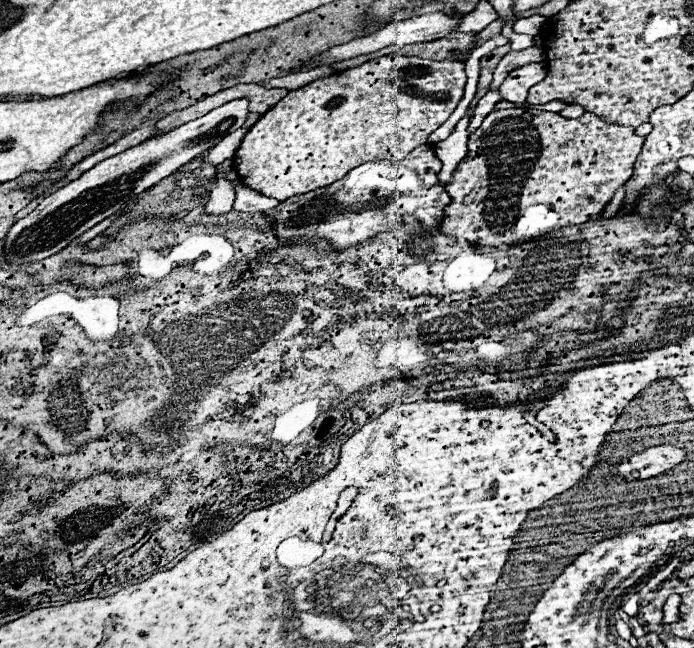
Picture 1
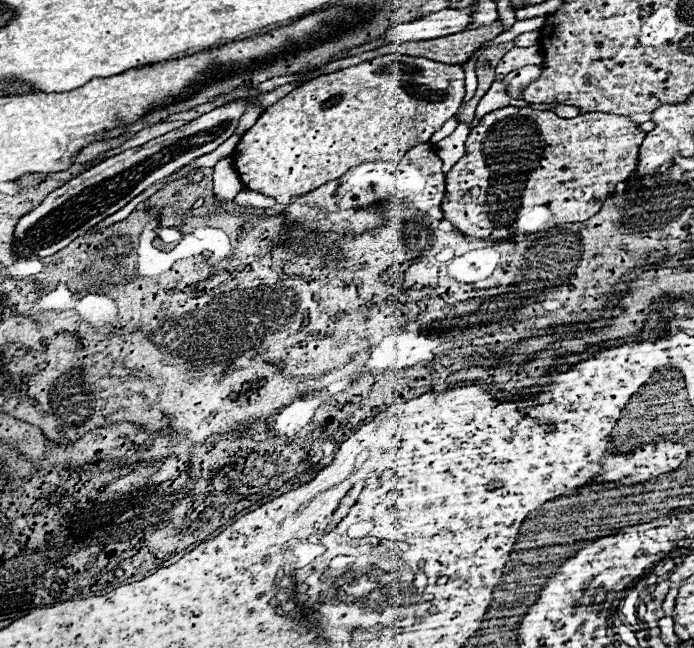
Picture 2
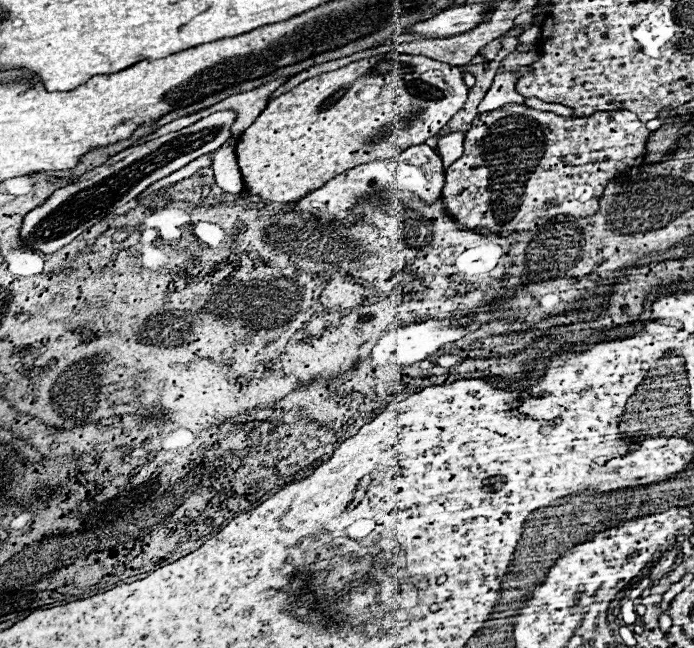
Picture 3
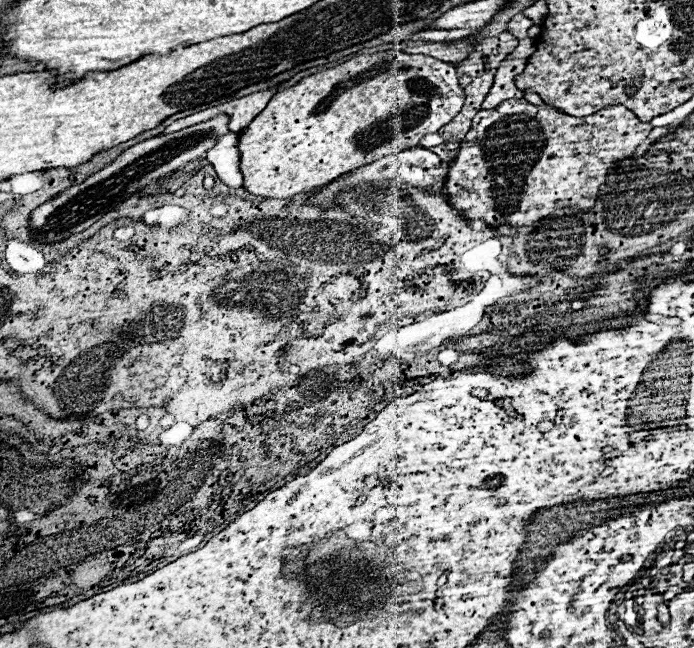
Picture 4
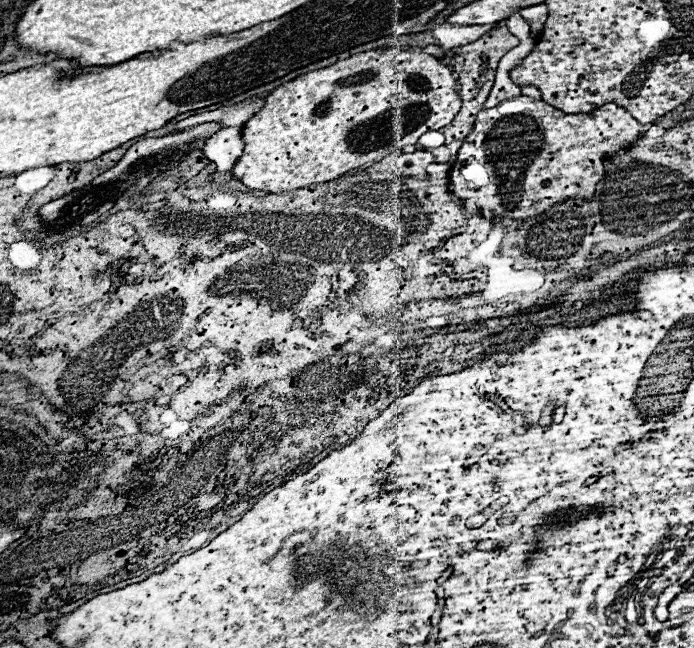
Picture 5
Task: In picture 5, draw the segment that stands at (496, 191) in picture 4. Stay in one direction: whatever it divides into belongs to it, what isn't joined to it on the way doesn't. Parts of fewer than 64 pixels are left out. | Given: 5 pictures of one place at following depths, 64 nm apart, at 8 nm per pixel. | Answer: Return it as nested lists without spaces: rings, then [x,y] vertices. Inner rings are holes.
[[[528,96],[508,98],[476,114],[474,130],[464,138],[456,164],[450,170],[452,194],[460,204],[472,202],[478,214],[488,212],[490,218],[512,218],[520,222],[544,214],[566,200],[592,200],[596,184],[604,178],[606,160],[618,150],[638,142],[650,126],[652,124],[636,122],[628,110],[612,104],[592,110],[592,114],[564,114],[544,100],[530,100]]]

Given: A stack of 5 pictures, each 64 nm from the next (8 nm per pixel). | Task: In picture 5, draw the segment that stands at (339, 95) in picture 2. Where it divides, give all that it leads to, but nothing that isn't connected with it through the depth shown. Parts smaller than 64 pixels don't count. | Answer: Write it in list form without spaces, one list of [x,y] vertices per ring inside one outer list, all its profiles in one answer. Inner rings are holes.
[[[402,48],[360,52],[278,86],[266,98],[266,106],[244,124],[244,152],[234,166],[234,174],[240,176],[242,184],[250,190],[266,194],[282,194],[306,188],[310,184],[330,182],[354,168],[368,166],[404,146],[416,144],[418,138],[428,130],[440,130],[454,120],[454,116],[460,112],[460,106],[462,98],[456,90],[454,70],[442,64],[438,58],[430,54],[406,52]],[[390,110],[392,122],[372,124]]]

